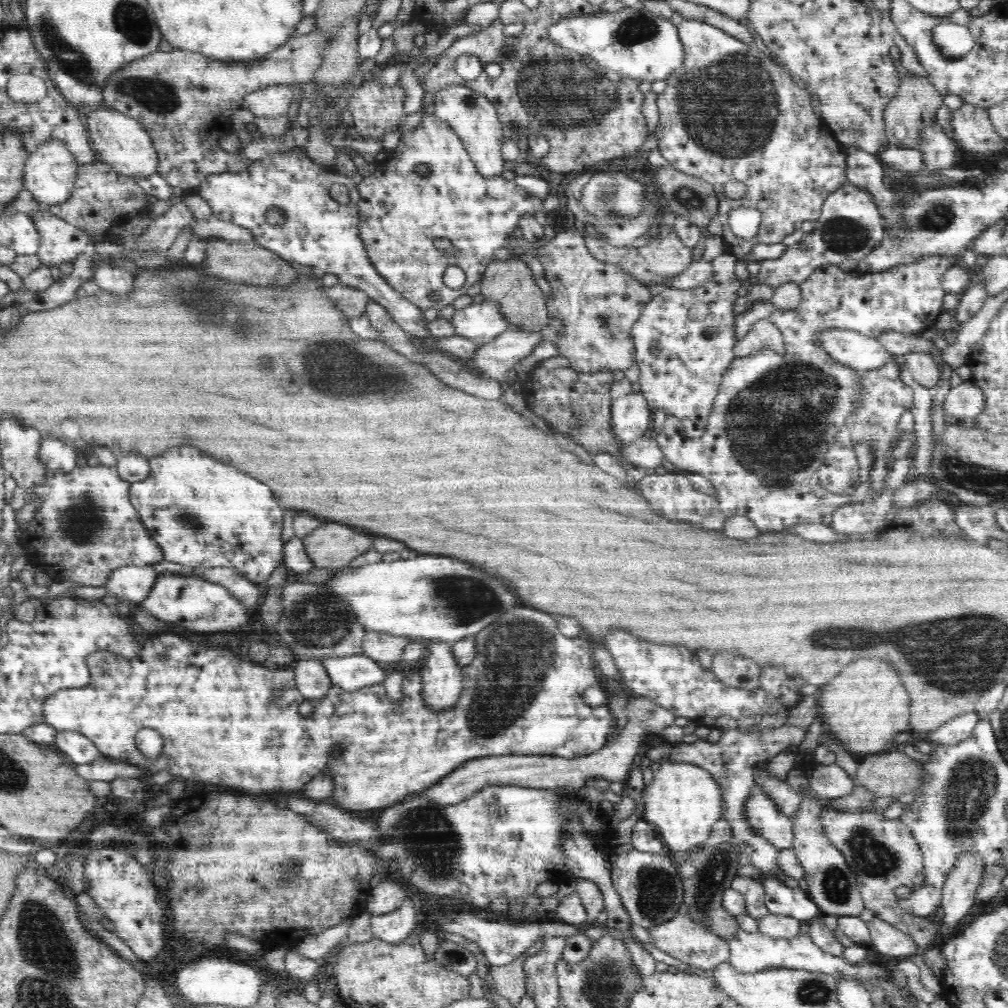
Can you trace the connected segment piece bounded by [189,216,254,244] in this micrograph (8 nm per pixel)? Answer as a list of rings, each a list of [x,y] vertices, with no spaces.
[[[212,216],[209,221],[194,220],[189,226],[192,228],[195,238],[203,240],[218,238],[244,244],[254,242],[252,233],[247,228],[218,220],[216,216]]]

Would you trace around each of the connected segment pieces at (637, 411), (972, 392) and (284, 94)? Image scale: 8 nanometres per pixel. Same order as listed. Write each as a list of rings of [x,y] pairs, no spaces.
[[[632,392],[612,401],[613,433],[622,447],[644,436],[647,429],[652,429],[654,414],[641,392]]]
[[[963,381],[961,384],[955,387],[948,387],[946,398],[943,402],[942,410],[946,421],[948,422],[963,422],[968,423],[969,420],[973,420],[984,408],[984,393],[973,382]]]
[[[290,84],[266,86],[244,96],[240,107],[250,110],[256,117],[278,118],[288,114],[295,91]]]

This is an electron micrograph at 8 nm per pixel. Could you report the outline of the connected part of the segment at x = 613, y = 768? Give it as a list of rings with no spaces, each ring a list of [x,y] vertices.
[[[631,694],[628,696],[626,713],[628,720],[622,732],[618,734],[617,740],[604,746],[599,752],[572,759],[526,754],[479,757],[462,763],[456,770],[443,776],[440,781],[420,794],[435,803],[451,805],[465,801],[485,786],[518,785],[552,790],[566,787],[568,790],[577,792],[585,786],[586,780],[592,777],[604,778],[611,783],[625,783],[629,772],[640,758],[640,752],[638,752],[642,748],[640,744],[646,742],[649,734],[662,733],[666,727],[672,726],[676,717],[672,711],[658,706],[653,700]]]

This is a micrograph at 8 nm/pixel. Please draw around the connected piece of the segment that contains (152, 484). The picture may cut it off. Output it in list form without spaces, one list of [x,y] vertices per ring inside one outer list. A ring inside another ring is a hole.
[[[192,446],[174,448],[162,456],[150,458],[148,462],[149,475],[140,482],[131,483],[129,499],[146,530],[163,550],[164,560],[194,568],[234,567],[238,574],[258,584],[264,584],[264,580],[268,580],[282,564],[284,542],[280,536],[284,514],[268,486],[228,464],[198,454]]]

